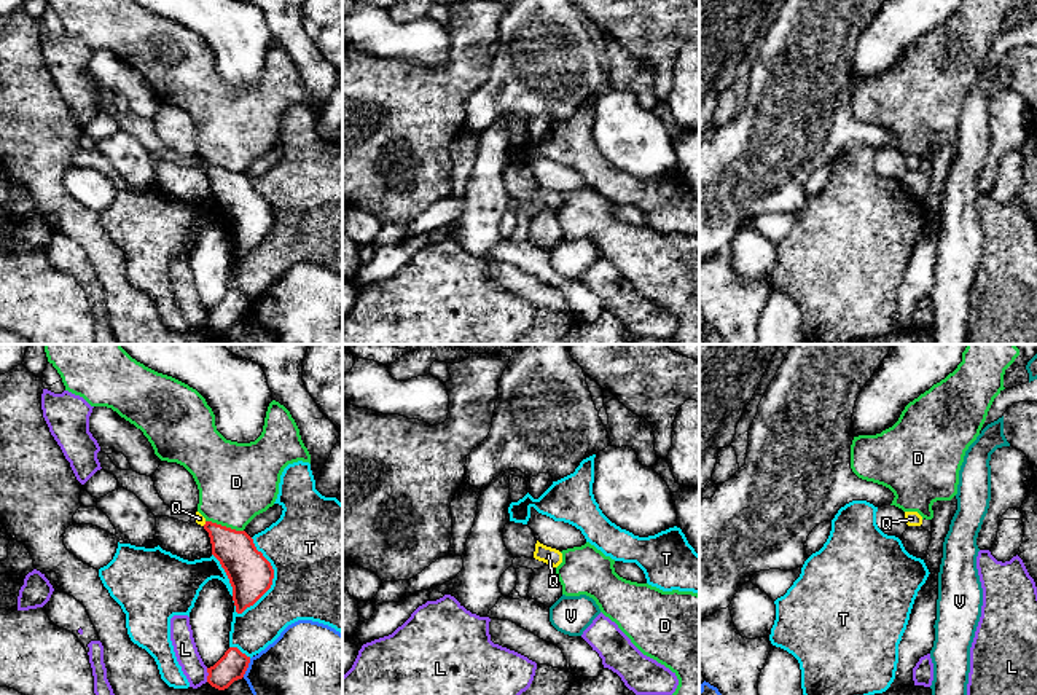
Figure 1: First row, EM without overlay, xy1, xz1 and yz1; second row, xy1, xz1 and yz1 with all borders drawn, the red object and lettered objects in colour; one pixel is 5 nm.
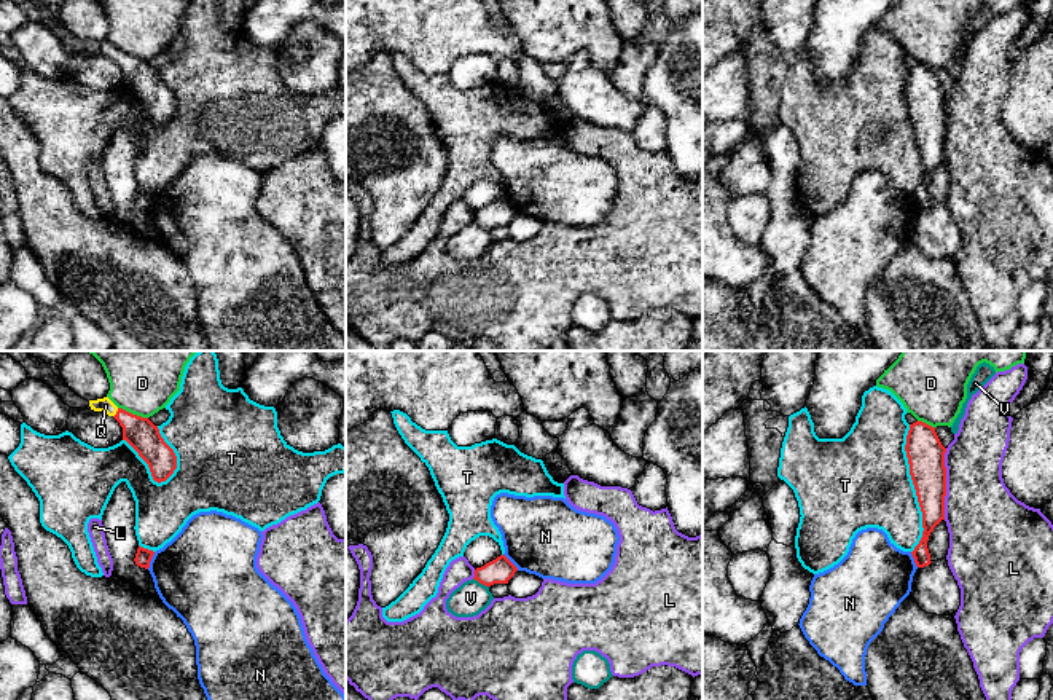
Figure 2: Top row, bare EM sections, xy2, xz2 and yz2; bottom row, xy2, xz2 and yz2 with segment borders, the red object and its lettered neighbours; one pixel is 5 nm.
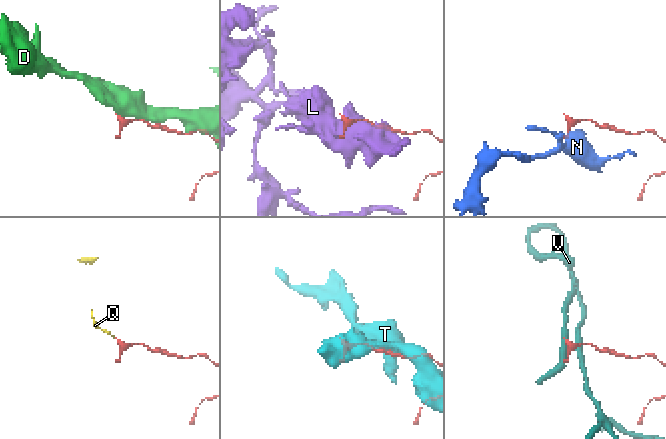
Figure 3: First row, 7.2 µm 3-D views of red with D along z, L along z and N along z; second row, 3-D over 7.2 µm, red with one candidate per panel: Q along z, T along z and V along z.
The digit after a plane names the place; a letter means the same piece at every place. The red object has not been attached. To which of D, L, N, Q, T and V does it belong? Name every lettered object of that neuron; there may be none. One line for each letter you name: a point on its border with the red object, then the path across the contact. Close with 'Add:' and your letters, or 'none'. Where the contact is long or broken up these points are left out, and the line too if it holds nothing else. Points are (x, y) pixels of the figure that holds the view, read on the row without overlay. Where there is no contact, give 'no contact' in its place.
Q: meets red in xy2 at (117, 56); runs through xy2 (139, 75), (117, 56), (105, 48)
Add: Q

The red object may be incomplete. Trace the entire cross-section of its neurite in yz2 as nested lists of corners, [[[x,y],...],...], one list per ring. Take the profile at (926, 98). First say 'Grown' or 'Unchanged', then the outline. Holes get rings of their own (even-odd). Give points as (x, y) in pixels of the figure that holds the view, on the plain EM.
Unchanged. [[[916,64],[910,67],[905,88],[910,118],[922,155],[922,180],[911,195],[918,210],[929,209],[927,183],[934,171],[945,163],[946,110],[945,96],[935,70]]]

